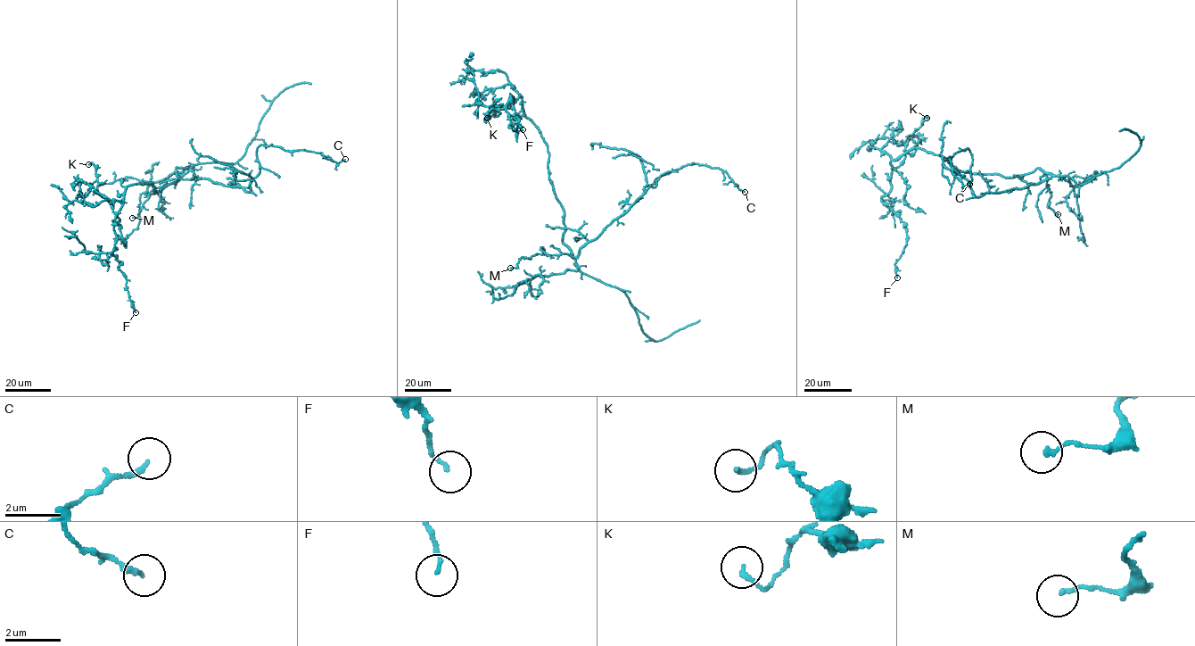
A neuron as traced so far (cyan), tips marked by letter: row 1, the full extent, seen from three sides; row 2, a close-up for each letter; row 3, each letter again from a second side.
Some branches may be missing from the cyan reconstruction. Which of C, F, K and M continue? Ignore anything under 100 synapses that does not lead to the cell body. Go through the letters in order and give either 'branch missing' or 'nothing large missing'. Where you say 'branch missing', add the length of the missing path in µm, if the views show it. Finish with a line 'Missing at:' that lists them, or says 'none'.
C: nothing large missing
F: nothing large missing
K: nothing large missing
M: nothing large missing
Missing at: none

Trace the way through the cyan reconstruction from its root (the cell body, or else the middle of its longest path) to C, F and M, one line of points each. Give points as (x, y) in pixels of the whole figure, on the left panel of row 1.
C: (176, 184), (205, 178), (249, 192), (259, 170), (261, 144), (319, 153), (337, 163), (345, 159)
F: (176, 184), (156, 193), (151, 183), (128, 185), (115, 218), (112, 254), (119, 262), (135, 312)
M: (176, 184), (178, 177), (176, 169), (185, 168), (188, 169), (177, 181), (151, 191), (138, 216), (132, 218)

